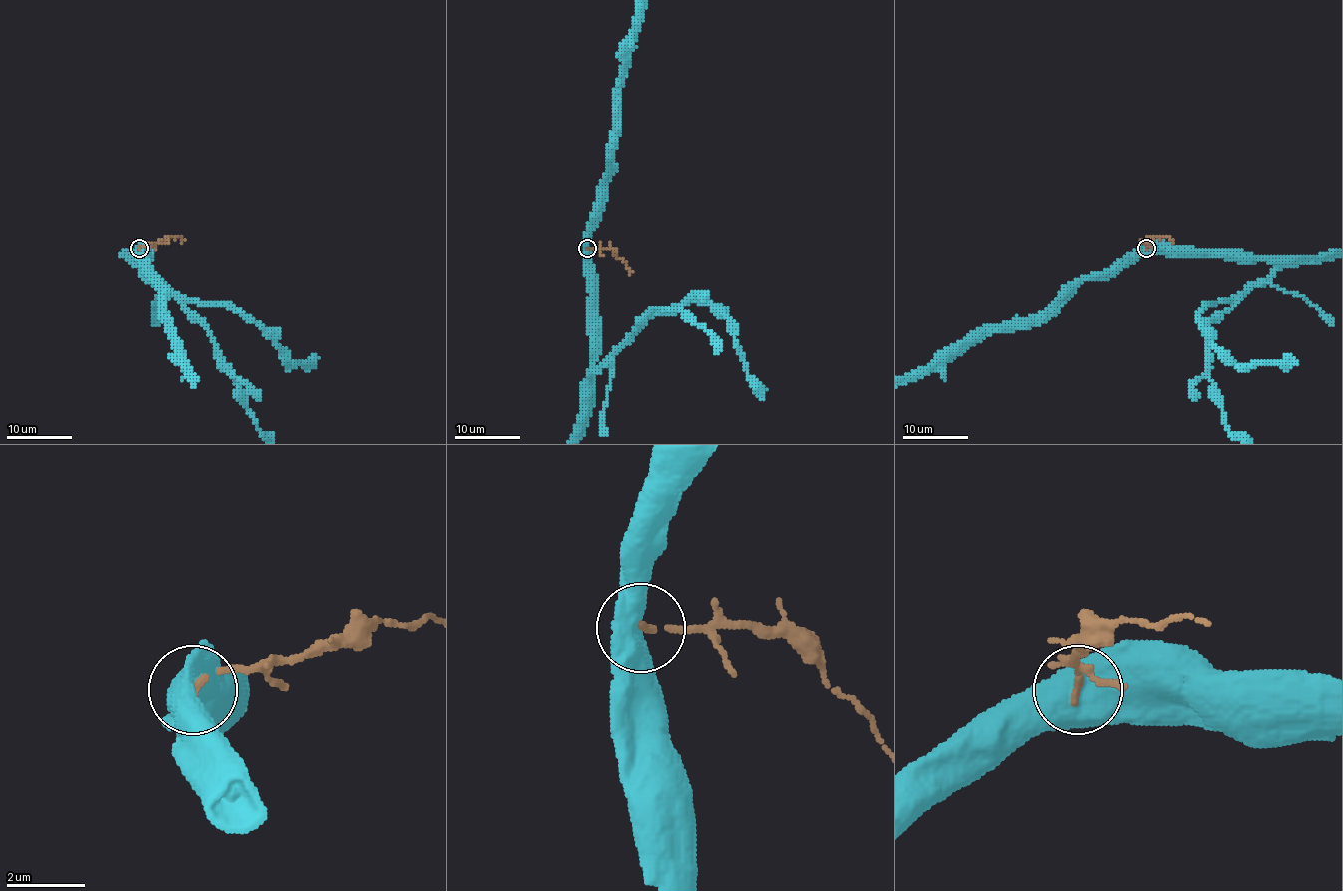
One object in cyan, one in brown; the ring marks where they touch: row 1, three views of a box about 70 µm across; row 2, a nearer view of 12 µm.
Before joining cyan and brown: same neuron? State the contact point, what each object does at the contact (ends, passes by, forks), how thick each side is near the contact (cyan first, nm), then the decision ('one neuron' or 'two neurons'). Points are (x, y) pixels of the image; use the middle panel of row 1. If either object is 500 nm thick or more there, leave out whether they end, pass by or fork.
at (587, 248); 700 nm thick on the cyan side, 160 nm on the other; two neurons

